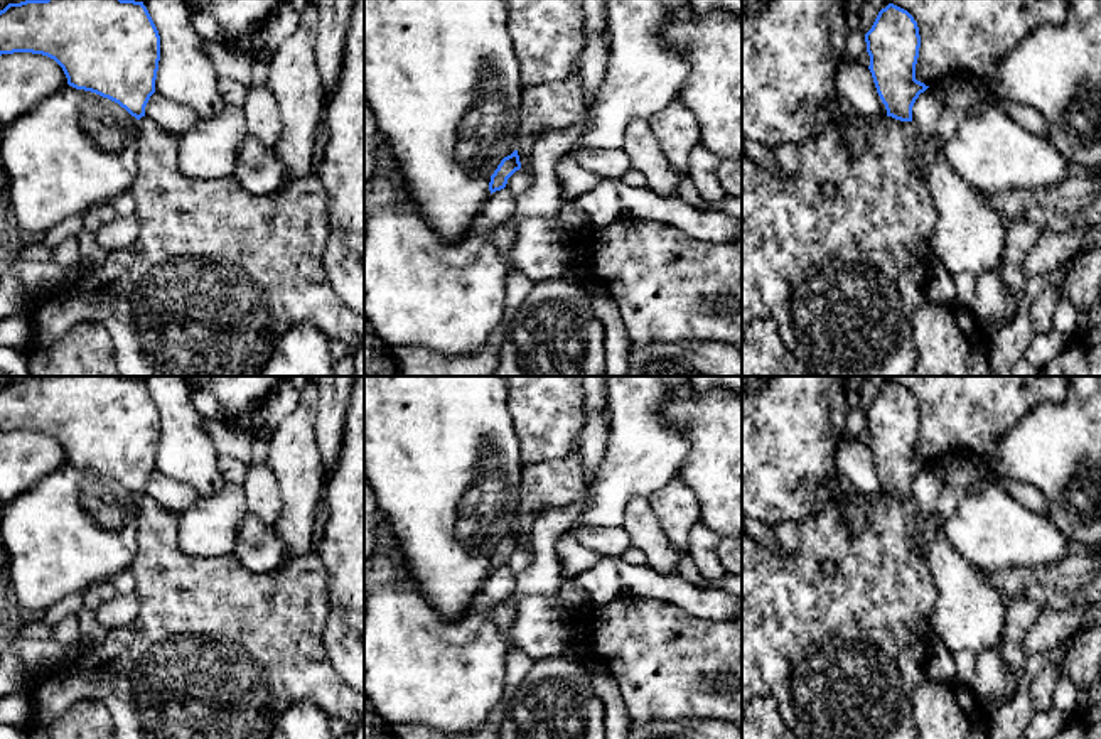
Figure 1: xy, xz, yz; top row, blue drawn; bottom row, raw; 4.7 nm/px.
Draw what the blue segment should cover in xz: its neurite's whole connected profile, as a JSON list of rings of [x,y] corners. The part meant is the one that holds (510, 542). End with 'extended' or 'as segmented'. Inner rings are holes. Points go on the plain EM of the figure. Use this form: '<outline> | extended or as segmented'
[[[518,528],[504,535],[494,552],[491,553],[489,569],[491,572],[506,565],[508,557],[521,547]]] | as segmented

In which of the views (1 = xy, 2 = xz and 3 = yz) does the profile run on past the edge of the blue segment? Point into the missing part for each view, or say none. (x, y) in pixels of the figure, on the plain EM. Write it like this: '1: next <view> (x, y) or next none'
1: next none
2: next none
3: next none

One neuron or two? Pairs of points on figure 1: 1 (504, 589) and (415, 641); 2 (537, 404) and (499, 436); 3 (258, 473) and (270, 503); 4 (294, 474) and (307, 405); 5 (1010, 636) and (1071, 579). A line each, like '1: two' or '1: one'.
1: two
2: two
3: one
4: one
5: two

